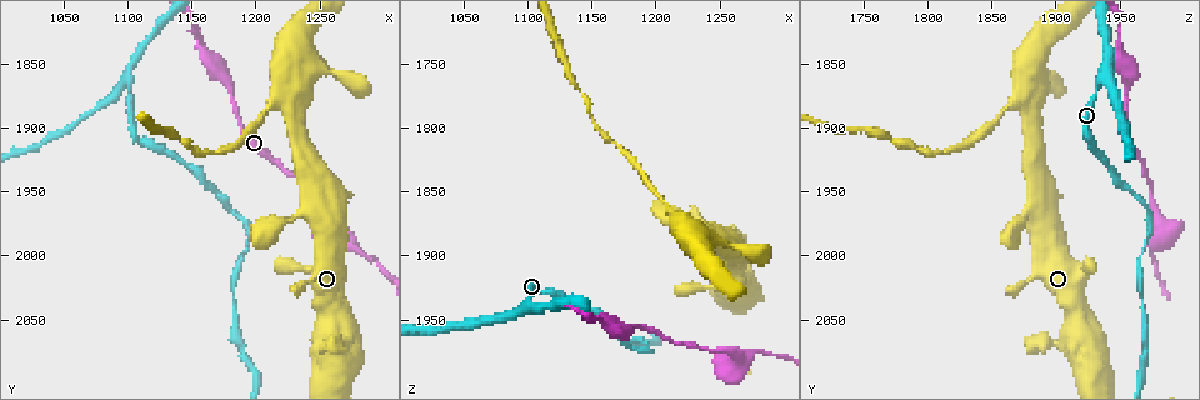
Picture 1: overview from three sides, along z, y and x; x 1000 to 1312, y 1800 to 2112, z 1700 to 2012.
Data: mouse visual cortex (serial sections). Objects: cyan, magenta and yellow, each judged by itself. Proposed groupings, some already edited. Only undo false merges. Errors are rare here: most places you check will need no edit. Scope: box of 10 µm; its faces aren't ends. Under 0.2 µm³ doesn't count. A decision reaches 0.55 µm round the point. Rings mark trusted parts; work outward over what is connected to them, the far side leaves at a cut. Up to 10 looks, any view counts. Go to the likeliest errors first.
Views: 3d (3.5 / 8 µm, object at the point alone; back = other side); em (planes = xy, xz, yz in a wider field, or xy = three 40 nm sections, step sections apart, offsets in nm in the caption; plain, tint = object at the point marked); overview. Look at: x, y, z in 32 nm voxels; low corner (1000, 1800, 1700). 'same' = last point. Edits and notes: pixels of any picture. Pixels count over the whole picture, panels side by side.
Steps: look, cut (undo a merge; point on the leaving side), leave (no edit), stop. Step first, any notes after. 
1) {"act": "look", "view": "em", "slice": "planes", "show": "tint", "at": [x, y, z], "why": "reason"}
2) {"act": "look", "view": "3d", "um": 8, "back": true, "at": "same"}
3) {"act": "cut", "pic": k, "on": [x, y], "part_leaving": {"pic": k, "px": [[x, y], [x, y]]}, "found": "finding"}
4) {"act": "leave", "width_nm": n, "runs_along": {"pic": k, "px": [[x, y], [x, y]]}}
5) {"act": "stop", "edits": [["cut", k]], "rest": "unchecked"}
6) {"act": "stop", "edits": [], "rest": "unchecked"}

{"act": "look", "view": "3d", "um": 3.5, "at": [1220, 1930, 1970], "why": "a narrow waist"}

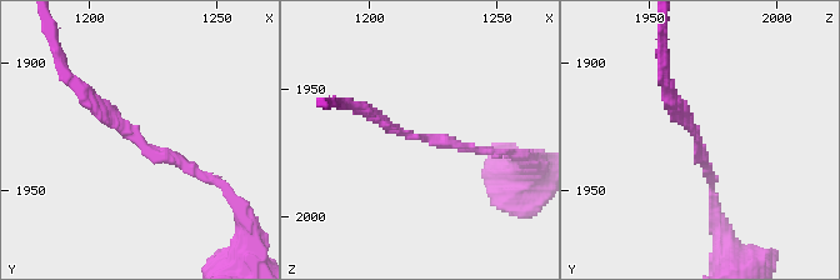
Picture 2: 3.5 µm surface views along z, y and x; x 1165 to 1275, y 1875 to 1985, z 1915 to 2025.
{"act": "look", "view": "em", "slice": "xy", "step": 5, "show": "tint", "at": [1220, 1932, 1969], "arm_widths_nm": [150, 200]}

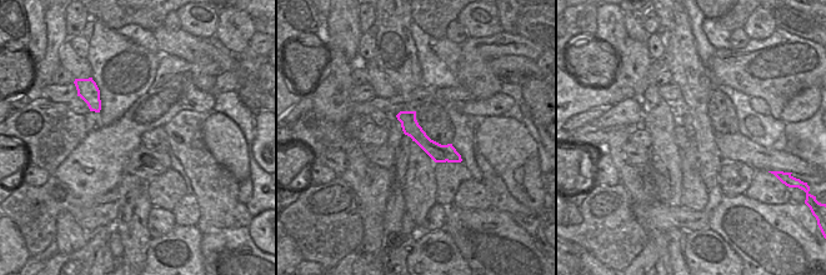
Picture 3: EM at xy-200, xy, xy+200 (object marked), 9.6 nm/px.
{"act": "look", "view": "em", "slice": "xy", "step": 3, "show": "tint", "at": "same"}

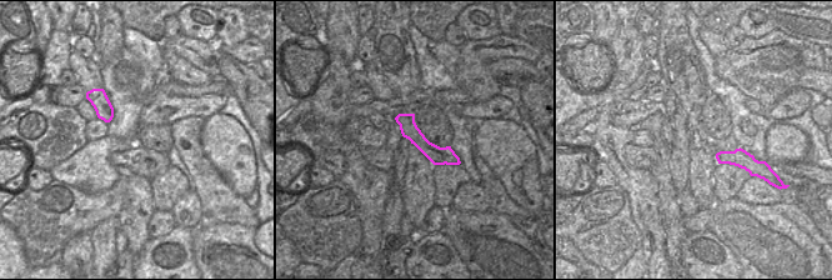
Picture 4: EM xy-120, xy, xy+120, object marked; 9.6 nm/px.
{"act": "leave", "runs_along": {"pic": 4, "px": [[399, 119], [436, 155], [456, 161]]}, "found": "all the same cell"}

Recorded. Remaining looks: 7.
{"act": "look", "view": "3d", "um": 3.5, "at": [1100, 1864, 1940], "why": "a fork"}

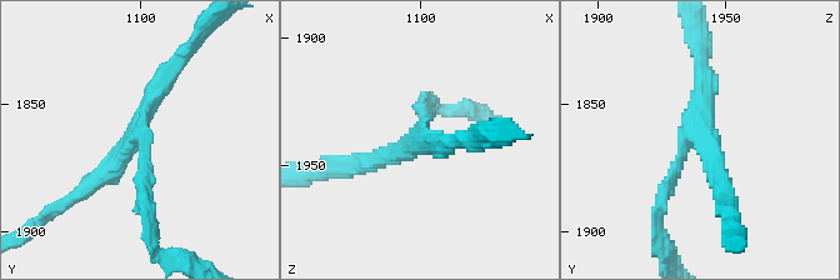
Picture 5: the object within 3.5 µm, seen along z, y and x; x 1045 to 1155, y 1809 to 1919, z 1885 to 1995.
{"act": "look", "view": "em", "slice": "xy", "step": 3, "show": "tint", "at": [1100, 1862, 1940], "arms": 3, "arm_widths_nm": [200, 250, 250], "why": "now the EM"}

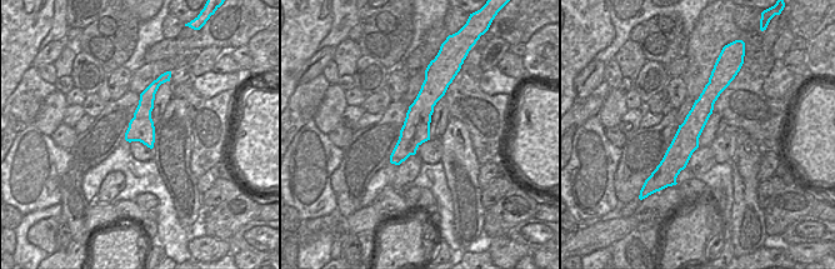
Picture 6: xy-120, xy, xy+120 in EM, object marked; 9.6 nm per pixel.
{"act": "leave", "runs_along": {"pic": 6, "px": [[713, 79], [671, 174]]}, "found": "one cell here"}

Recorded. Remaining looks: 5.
{"act": "look", "view": "3d", "um": 3.5, "at": [1156, 1836, 1952], "why": "thick turns thin"}

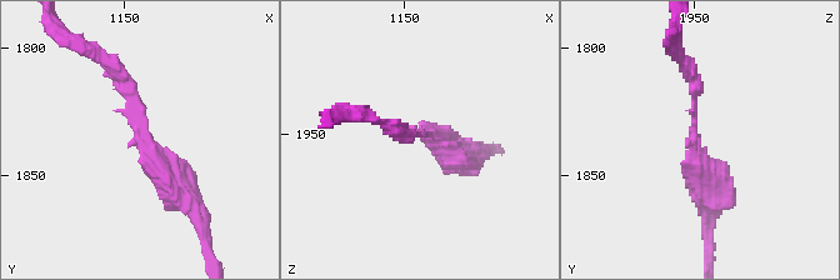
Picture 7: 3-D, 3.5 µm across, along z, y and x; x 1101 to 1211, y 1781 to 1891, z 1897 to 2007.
{"act": "look", "view": "em", "slice": "xy", "step": 3, "show": "tint", "at": [1156, 1837, 1949], "arm_widths_nm": [150, 350], "why": "need the tissue"}

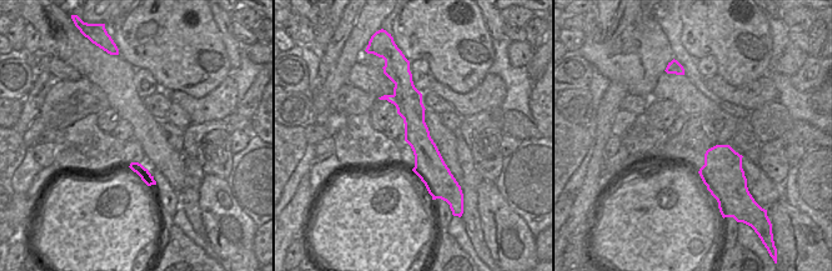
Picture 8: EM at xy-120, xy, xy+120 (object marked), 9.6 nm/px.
{"act": "leave", "width_nm": 260, "runs_along": {"pic": 7, "px": [[191, 203], [138, 141], [110, 65]]}, "found": "one cell here"}

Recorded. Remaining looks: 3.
{"act": "look", "view": "3d", "um": 3.5, "at": [1256, 1968, 1890]}

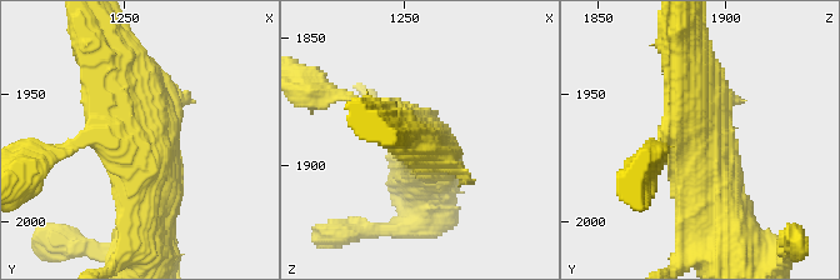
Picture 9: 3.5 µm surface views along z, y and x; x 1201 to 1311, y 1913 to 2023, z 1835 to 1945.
{"act": "look", "view": "em", "slice": "xy", "step": 3, "show": "tint", "at": [1257, 1969, 1891]}

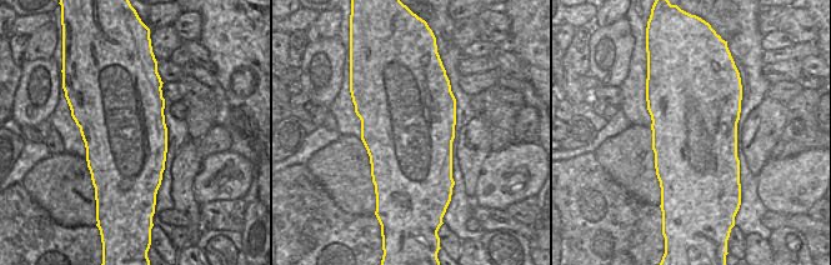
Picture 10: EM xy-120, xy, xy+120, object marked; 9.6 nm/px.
{"act": "leave", "runs_along": {"pic": 9, "px": [[724, 226], [691, 65]]}, "found": "one cell here"}

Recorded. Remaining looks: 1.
{"act": "stop", "edits": [], "rest": "unchecked"}

